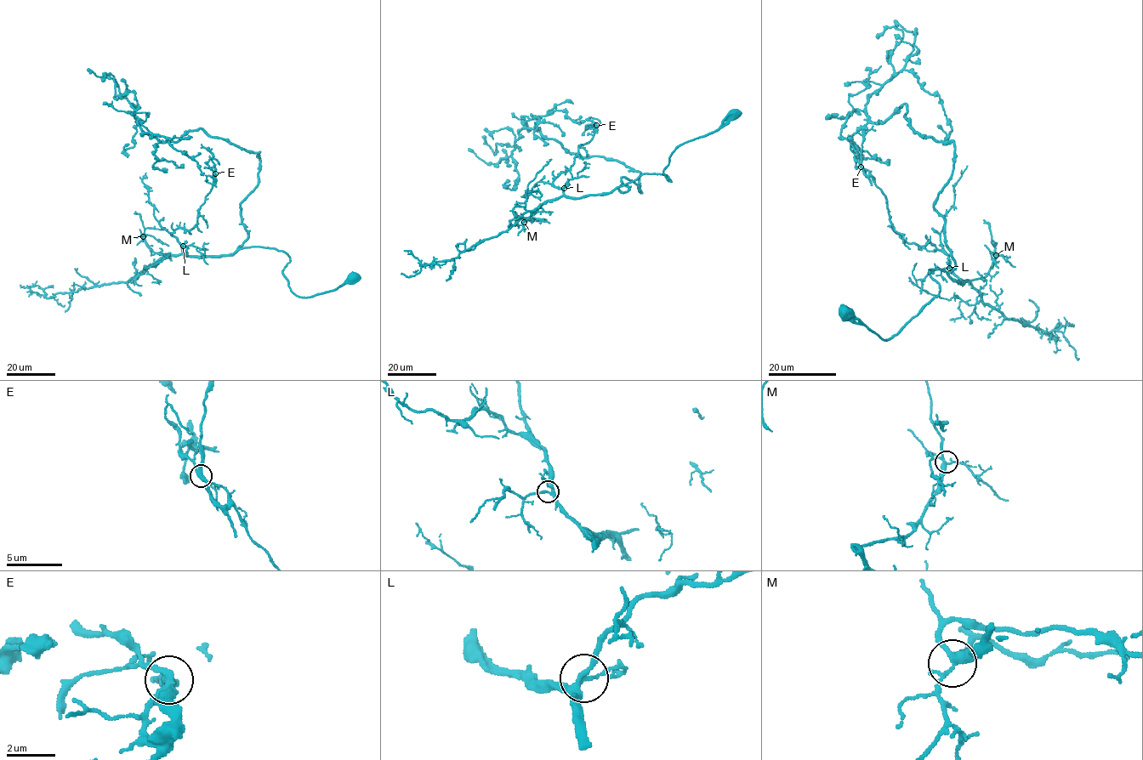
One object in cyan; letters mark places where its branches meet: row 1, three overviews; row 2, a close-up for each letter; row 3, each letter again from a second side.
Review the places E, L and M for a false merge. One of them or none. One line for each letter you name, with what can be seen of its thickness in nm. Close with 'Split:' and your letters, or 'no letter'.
E: 300 nm
Split: E

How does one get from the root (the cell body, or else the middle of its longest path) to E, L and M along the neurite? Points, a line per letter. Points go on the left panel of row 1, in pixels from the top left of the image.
E: (351, 277), (298, 297), (281, 251), (187, 257), (172, 233), (196, 224), (215, 173)
L: (351, 277), (298, 297), (282, 273), (290, 257), (281, 251), (247, 246), (187, 257), (183, 246)
M: (351, 277), (298, 297), (282, 273), (290, 257), (281, 251), (161, 254), (143, 236)

